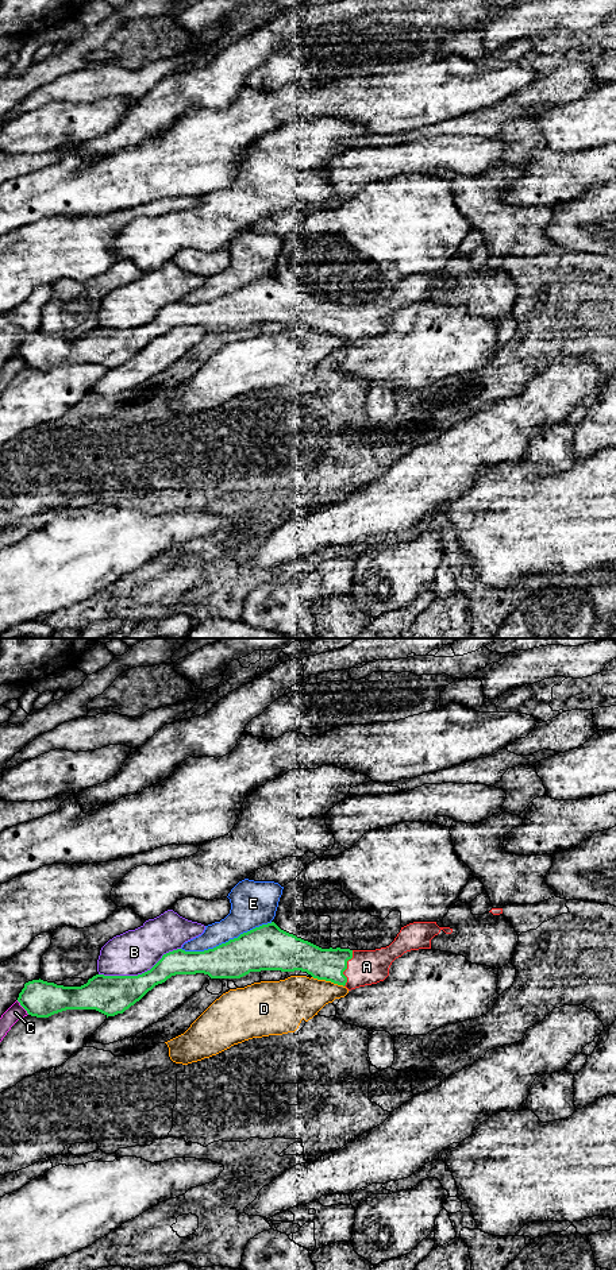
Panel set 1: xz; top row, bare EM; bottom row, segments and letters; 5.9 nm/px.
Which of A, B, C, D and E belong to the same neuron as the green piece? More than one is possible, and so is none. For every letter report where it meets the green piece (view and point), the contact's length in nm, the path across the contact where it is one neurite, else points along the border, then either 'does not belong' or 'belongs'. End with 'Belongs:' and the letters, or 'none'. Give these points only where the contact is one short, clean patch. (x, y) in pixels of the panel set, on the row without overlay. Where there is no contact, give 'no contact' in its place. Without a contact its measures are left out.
A: meets green in xz at (346, 320); contact 220 nm long; runs through xz (323, 316), (346, 320), (366, 319); belongs
B: meets green in xz at (139, 327); contact 500 nm long; does not belong
C: meets green in xz at (22, 358); contact 120 nm long; does not belong
D: meets green in xz at (328, 332); contact 200 nm long; does not belong
E: meets green in xz at (226, 294); contact 550 nm long; does not belong
Belongs: A

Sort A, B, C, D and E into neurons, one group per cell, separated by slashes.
A / B / C / D / E

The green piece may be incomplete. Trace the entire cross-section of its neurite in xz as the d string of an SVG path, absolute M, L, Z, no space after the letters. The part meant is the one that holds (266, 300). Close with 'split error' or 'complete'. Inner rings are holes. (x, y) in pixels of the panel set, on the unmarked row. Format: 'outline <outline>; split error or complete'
outline M272 274L213 301L169 304L150 323L138 328L96 327L81 339L32 332L24 336L18 354L28 367L36 370L49 370L66 362L96 362L108 370L123 366L155 337L176 327L240 331L261 323L301 323L351 343L384 333L396 310L411 302L431 301L431 292L442 282L453 285L453 281L439 279L436 274L413 274L401 279L386 300L350 302L322 301Z; split error

